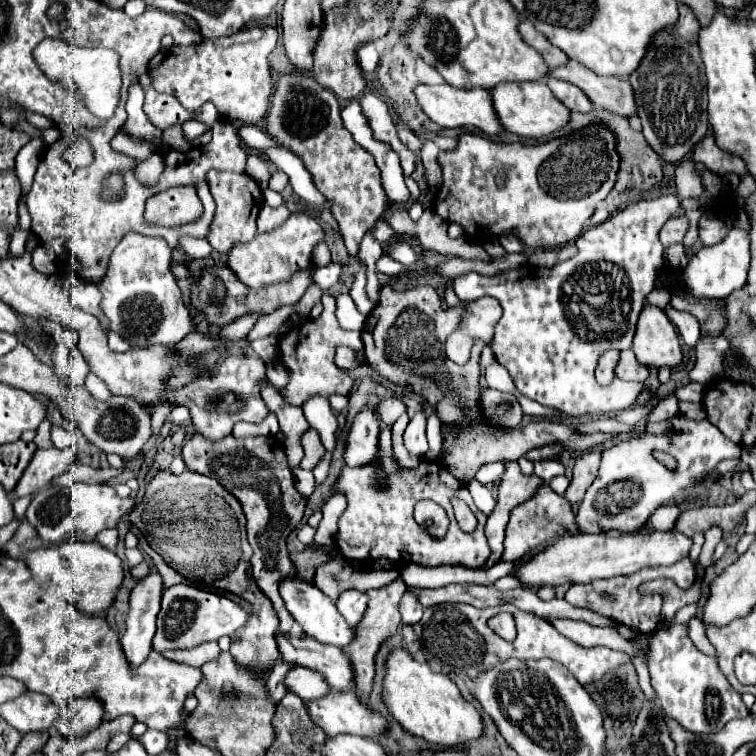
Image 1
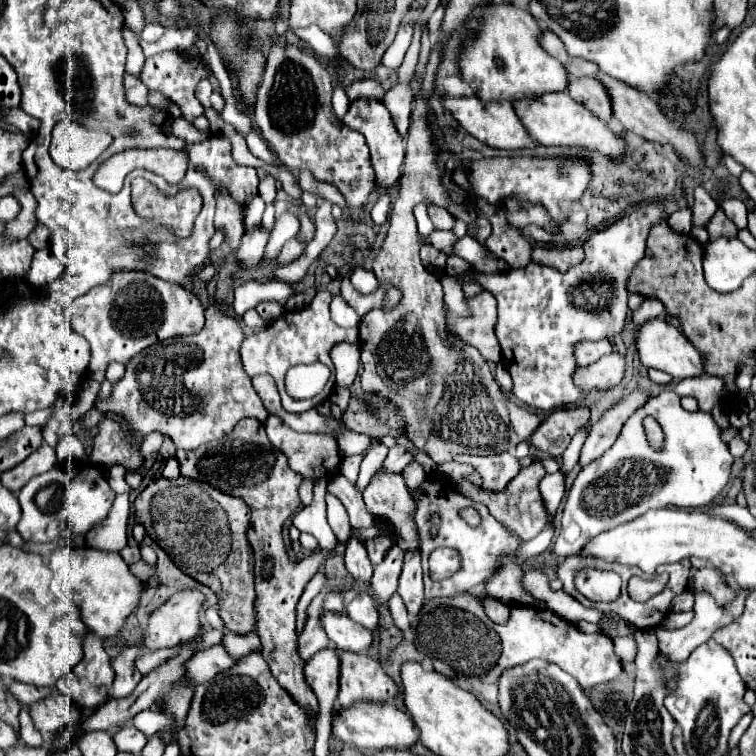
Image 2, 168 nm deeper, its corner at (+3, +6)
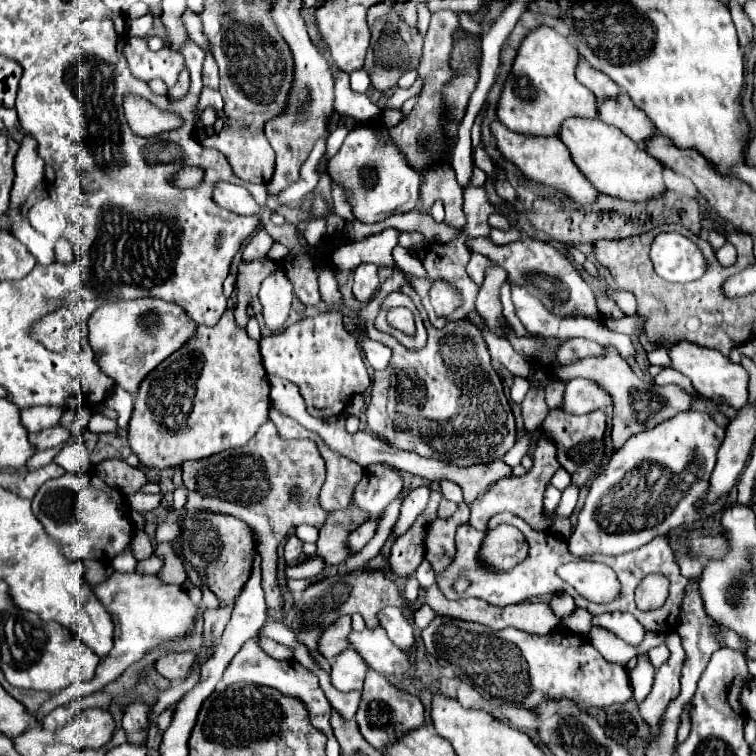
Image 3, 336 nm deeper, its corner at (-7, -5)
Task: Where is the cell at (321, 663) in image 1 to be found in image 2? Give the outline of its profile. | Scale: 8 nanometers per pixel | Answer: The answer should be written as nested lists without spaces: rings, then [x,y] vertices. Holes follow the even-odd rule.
[[[340,653],[340,693],[338,703],[346,709],[356,701],[384,703],[398,695],[398,685],[384,673],[380,663],[366,653]]]

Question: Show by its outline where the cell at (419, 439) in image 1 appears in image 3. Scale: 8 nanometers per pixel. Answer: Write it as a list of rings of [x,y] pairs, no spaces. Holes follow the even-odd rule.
[[[372,464],[364,470],[364,478],[354,490],[352,502],[368,510],[370,516],[378,516],[398,496],[402,486],[404,478],[398,470],[384,464]]]

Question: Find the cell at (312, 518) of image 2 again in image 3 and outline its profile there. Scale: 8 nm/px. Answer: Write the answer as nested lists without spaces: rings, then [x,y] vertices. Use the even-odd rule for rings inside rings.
[[[298,526],[296,536],[302,542],[316,542],[318,540],[318,528],[314,528],[314,526]]]

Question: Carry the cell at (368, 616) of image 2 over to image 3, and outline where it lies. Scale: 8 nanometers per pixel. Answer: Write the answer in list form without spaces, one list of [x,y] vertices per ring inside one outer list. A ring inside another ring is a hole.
[[[388,606],[386,610],[382,610],[378,614],[378,622],[380,626],[386,630],[386,634],[390,636],[390,640],[406,650],[406,648],[412,648],[414,646],[414,634],[412,634],[412,626],[408,624],[408,620],[402,616],[402,610],[400,608],[394,608],[394,606]]]

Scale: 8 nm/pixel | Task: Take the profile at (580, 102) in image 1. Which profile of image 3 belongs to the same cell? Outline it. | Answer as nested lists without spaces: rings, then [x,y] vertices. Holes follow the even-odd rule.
[[[618,92],[614,100],[598,100],[598,118],[610,126],[620,128],[638,144],[644,144],[644,140],[654,134],[654,124],[624,92]]]

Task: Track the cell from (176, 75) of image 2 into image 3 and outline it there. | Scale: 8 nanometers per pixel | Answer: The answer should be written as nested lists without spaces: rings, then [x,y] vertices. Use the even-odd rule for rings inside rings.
[[[130,36],[124,48],[124,54],[128,58],[132,74],[144,82],[160,78],[166,86],[174,86],[178,80],[178,74],[184,70],[182,54],[176,54],[168,48],[152,52],[146,46],[146,38]]]

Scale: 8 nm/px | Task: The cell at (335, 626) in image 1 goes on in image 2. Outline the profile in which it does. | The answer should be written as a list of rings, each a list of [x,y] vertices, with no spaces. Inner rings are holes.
[[[326,613],[324,615],[324,631],[332,643],[336,643],[338,649],[342,651],[366,651],[374,635],[370,629],[364,629],[362,625],[354,623],[346,613]]]

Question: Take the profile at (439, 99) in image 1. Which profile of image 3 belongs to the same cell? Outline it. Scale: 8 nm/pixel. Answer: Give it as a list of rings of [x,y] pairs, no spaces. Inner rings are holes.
[[[494,120],[490,124],[490,130],[492,130],[492,136],[496,138],[496,148],[500,150],[500,154],[508,162],[518,166],[520,172],[526,178],[530,178],[534,182],[542,182],[542,184],[554,186],[554,188],[562,190],[564,194],[568,194],[572,200],[582,202],[582,204],[588,204],[588,202],[596,200],[598,190],[586,180],[586,176],[572,162],[570,152],[558,140],[558,136],[518,136],[518,132],[510,132],[510,128],[506,128],[500,120]]]

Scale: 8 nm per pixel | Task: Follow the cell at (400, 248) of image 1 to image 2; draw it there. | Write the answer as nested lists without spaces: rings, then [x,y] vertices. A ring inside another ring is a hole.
[[[462,237],[456,243],[456,253],[472,265],[478,273],[502,273],[508,269],[508,263],[498,259],[494,253],[490,253],[482,243],[474,241],[472,237]]]

